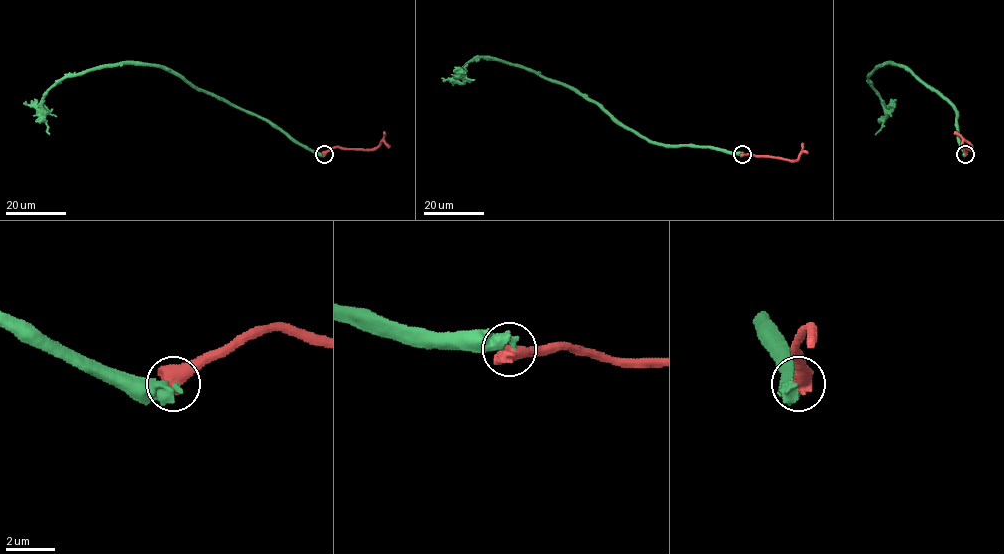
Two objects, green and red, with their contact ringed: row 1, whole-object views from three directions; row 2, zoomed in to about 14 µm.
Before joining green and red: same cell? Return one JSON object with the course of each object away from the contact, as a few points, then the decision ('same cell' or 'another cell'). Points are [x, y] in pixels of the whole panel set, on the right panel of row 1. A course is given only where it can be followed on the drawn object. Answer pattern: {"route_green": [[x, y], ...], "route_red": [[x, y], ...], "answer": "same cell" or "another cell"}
{"route_green": [[965, 153], [958, 140], [956, 110], [911, 71], [894, 64], [879, 66], [868, 77], [886, 118], [875, 134]], "route_red": [[965, 153], [966, 146], [971, 149], [969, 143], [954, 131]], "answer": "another cell"}

